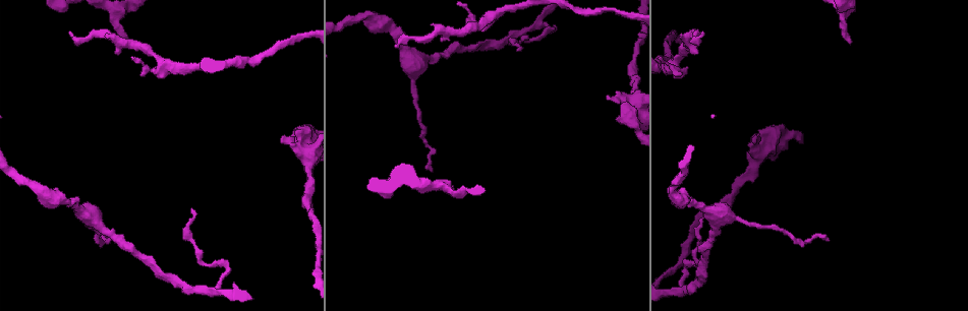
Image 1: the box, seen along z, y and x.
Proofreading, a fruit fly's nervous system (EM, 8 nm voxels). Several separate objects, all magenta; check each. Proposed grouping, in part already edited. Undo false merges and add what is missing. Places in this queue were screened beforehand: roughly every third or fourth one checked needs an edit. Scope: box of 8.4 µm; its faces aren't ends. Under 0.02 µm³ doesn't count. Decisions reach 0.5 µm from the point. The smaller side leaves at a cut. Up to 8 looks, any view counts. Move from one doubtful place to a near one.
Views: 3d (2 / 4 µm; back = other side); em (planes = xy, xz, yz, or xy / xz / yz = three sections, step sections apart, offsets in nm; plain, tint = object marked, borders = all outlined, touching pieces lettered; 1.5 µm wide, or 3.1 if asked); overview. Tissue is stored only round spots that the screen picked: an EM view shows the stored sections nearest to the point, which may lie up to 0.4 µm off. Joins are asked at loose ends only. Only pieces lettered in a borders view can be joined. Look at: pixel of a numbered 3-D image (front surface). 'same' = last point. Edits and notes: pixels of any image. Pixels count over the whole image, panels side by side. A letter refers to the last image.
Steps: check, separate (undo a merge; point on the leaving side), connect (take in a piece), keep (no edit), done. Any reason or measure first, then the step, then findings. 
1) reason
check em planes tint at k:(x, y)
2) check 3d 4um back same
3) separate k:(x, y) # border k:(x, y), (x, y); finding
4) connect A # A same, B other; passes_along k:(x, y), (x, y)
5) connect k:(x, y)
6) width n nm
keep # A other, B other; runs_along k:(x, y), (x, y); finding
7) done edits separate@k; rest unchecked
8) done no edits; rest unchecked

free end
check em xy step 8 borders at 1:(281, 142)

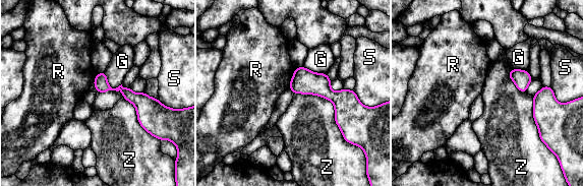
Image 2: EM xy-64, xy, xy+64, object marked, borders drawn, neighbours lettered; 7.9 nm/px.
another direction
check em xz step 4 borders same

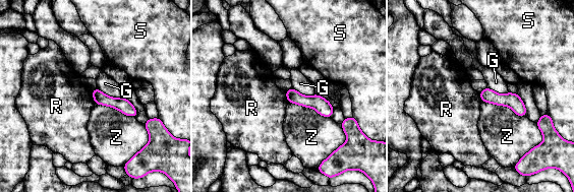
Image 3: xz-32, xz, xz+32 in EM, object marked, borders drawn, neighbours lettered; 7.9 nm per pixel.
keep # G other, R other, S other, Z other; border 3:(482, 101), (506, 105), (525, 116); none of them fits

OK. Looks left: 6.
an open end
check em planes borders at 1:(394, 45)

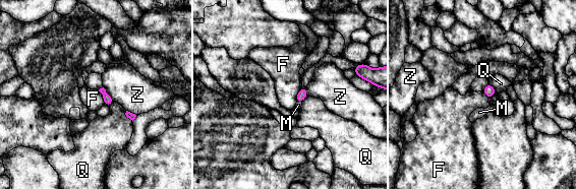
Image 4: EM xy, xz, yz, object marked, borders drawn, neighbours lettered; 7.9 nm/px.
longest_contact Z 150 nm
keep # F other, M other, Q other, Z other; border 4:(301, 87), (295, 97), (296, 102); none of them fits

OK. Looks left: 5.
an open end
check em planes borders at 1:(850, 40)

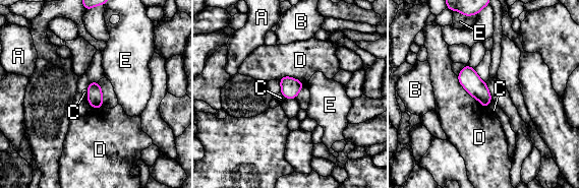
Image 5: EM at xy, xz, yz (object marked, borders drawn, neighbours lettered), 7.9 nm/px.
width 130 nm; longest_contact D 340 nm
keep # A other, B other, C other, D other, E other; none of them fits

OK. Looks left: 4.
done no edits; rest unchecked

